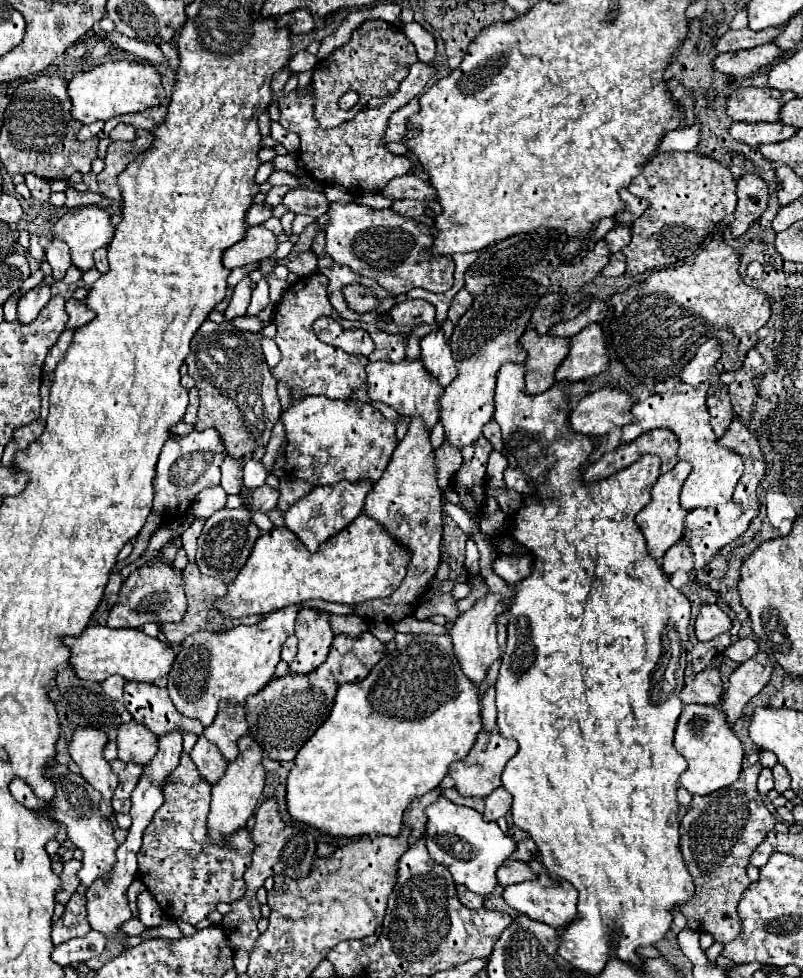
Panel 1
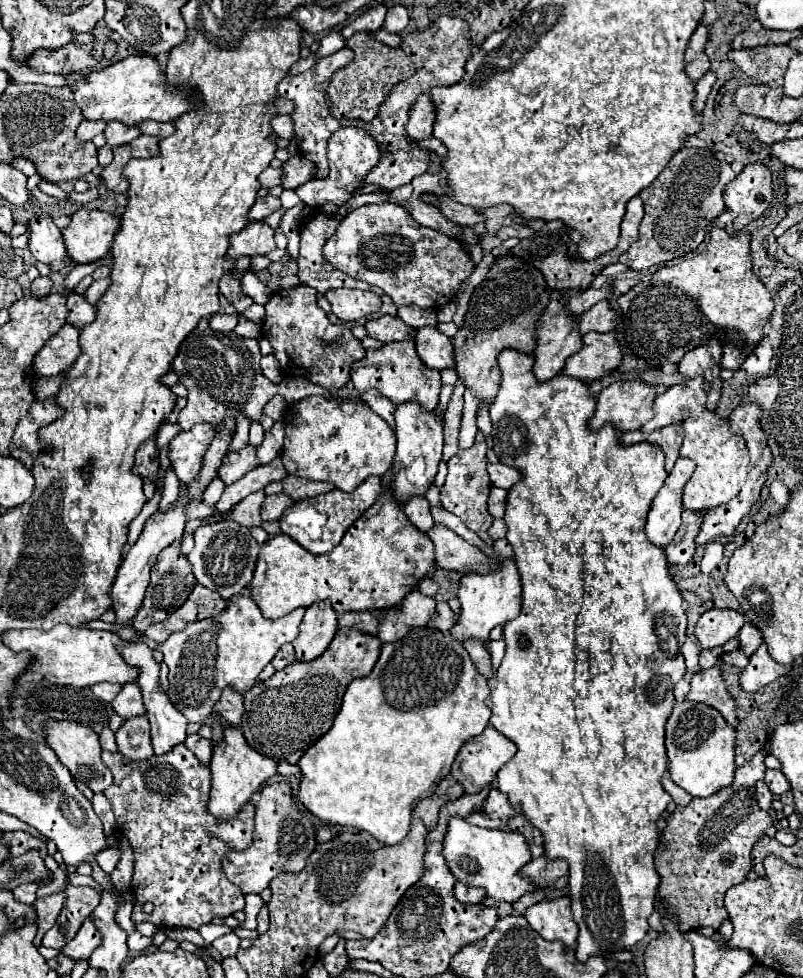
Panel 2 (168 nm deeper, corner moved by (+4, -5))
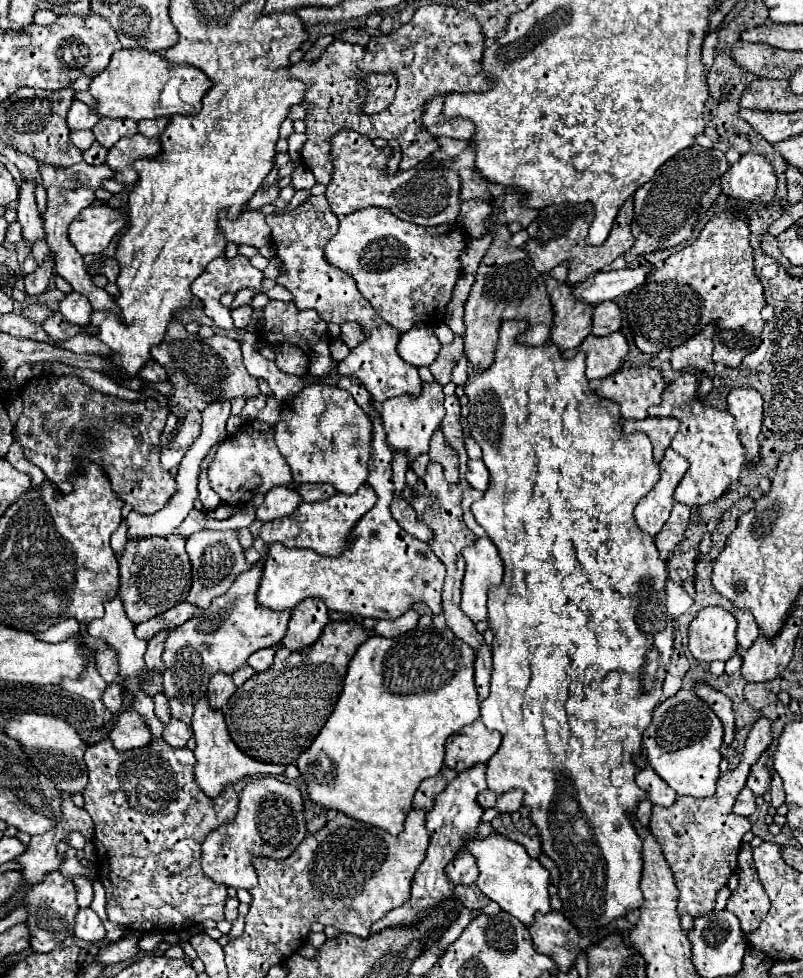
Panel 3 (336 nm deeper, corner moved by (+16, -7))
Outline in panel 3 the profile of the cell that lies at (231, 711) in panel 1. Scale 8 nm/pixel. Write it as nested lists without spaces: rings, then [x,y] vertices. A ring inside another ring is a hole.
[[[216,673],[208,683],[208,701],[214,709],[222,709],[234,691],[236,687],[232,683],[232,677],[228,673]]]

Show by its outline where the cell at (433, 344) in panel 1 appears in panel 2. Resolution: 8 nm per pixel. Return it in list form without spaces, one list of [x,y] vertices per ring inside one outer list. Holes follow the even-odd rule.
[[[420,327],[414,343],[416,343],[418,357],[426,367],[438,369],[438,371],[454,367],[452,341],[436,327]]]

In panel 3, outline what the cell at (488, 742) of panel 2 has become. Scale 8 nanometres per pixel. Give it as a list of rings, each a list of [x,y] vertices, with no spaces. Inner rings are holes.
[[[476,719],[446,741],[444,763],[460,773],[476,763],[486,763],[498,751],[500,743],[502,735],[498,731],[488,731],[482,719]]]

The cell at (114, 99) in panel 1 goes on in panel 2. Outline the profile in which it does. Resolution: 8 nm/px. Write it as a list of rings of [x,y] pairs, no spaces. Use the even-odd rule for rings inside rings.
[[[132,55],[106,69],[92,71],[80,77],[74,85],[74,101],[88,121],[120,121],[128,123],[130,127],[146,119],[172,121],[178,115],[190,111],[194,103],[198,103],[192,95],[168,93],[164,89],[164,75],[160,73],[160,65],[152,55]]]

